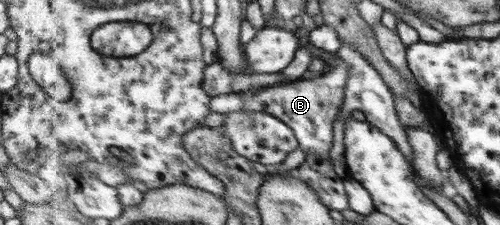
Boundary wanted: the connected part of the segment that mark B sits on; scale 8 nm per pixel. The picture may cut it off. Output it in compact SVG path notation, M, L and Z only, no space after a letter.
M339 56L334 61L333 69L319 78L300 79L276 87L258 88L252 96L243 96L240 93L216 95L212 98L212 111L225 114L232 111L241 112L241 109L246 108L253 112L271 113L281 121L282 125L287 124L294 129L294 134L300 143L299 147L307 155L316 153L320 156L328 156L327 153L333 145L333 123L345 101L347 82L351 76L347 64Z

